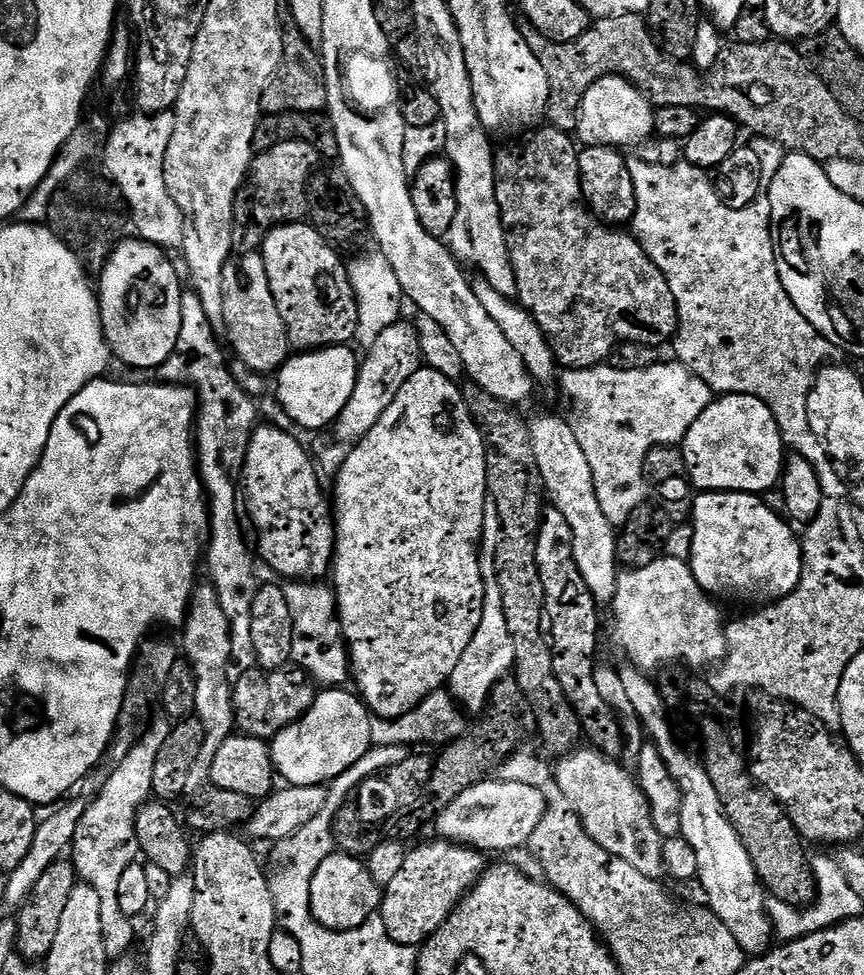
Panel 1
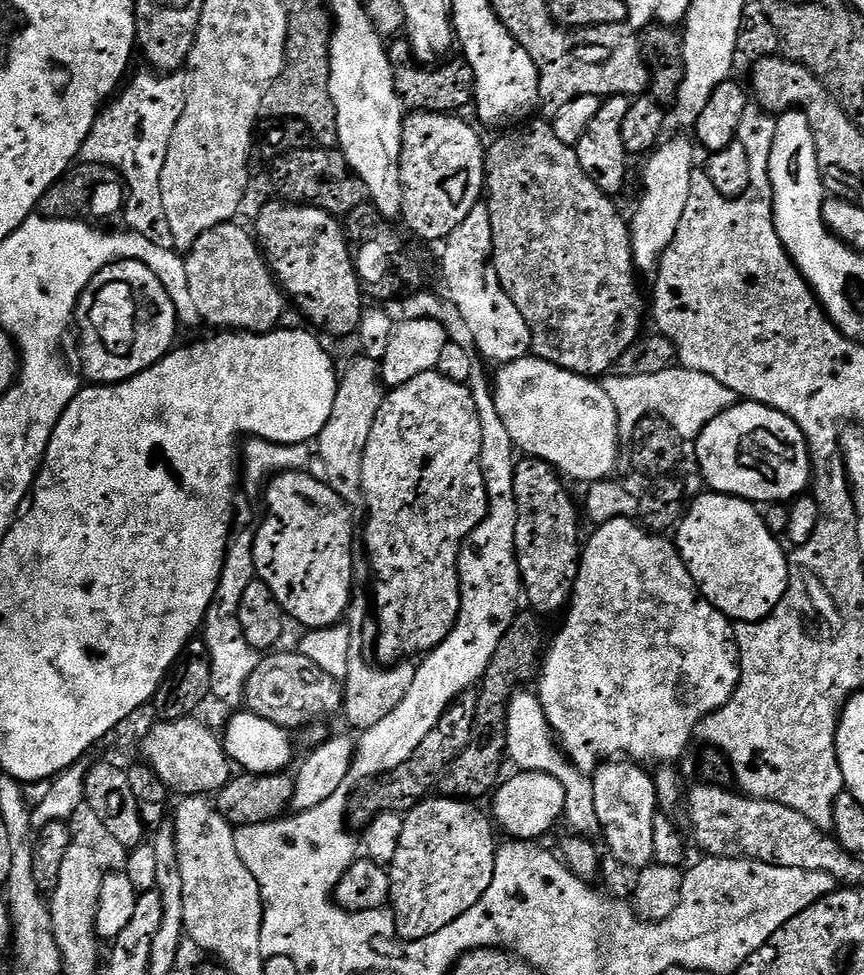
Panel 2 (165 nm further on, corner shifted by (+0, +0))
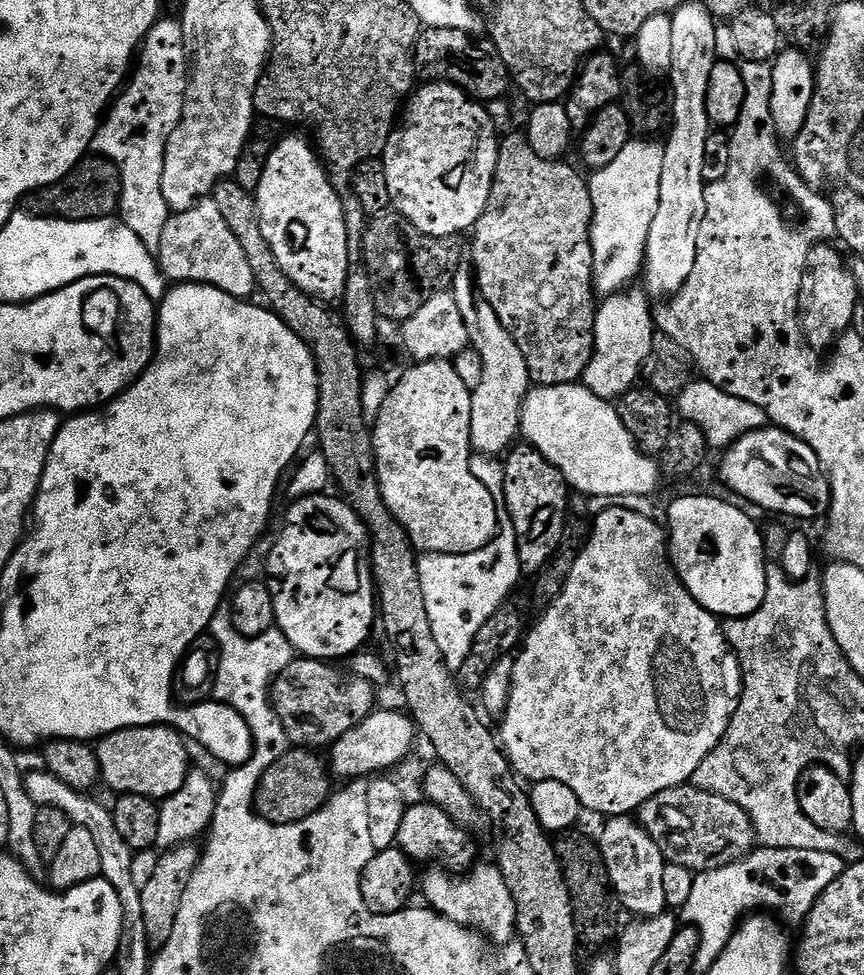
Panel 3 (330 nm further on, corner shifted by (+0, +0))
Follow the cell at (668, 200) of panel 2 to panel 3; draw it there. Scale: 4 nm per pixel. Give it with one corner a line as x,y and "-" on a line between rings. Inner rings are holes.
629,287
623,294
607,297
596,310
592,361
586,366
582,383
598,394
598,398
609,402
619,401
625,392
637,387
650,354
650,346
658,335
653,301
643,287
636,287

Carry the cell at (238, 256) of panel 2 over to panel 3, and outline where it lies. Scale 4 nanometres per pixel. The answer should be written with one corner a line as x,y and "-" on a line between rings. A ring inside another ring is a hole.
211,198
200,200
185,212
169,215
162,230
158,263
165,277
176,284
209,284
239,300
248,300
251,292
257,291
250,261

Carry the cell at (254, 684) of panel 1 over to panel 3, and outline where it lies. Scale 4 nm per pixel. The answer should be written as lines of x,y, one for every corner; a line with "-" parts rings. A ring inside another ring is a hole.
293,658
290,666
282,670
272,681
272,705
286,730
289,741
296,746
307,746
312,750
331,746
346,730
354,730
377,707
376,693
378,688
366,678
356,677
352,672
341,671
339,667
323,660
310,660
307,658

